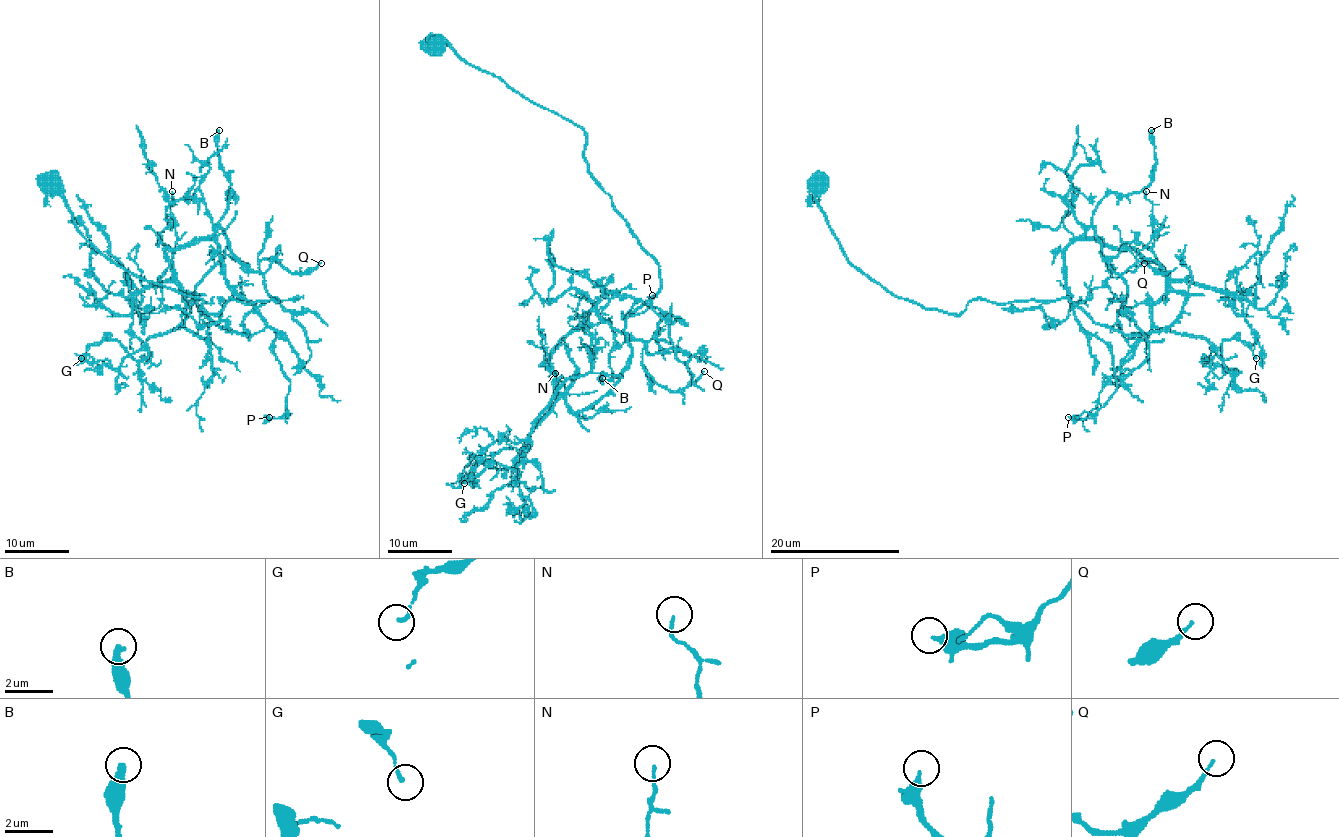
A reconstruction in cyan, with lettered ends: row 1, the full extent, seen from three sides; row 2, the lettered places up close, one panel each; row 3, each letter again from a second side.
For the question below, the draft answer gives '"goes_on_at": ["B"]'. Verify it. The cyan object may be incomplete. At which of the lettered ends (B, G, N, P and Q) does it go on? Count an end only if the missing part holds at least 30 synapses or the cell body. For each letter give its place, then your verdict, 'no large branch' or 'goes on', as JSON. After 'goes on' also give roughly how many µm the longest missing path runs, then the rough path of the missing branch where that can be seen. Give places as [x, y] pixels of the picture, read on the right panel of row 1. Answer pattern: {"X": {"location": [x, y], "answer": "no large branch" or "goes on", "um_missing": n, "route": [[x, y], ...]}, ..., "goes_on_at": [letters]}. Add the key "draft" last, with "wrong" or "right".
{"B": {"location": [1151, 130], "answer": "no large branch"}, "G": {"location": [1256, 358], "answer": "no large branch"}, "N": {"location": [1146, 191], "answer": "no large branch"}, "P": {"location": [1068, 417], "answer": "no large branch"}, "Q": {"location": [1144, 263], "answer": "no large branch"}, "goes_on_at": [], "draft": "wrong"}

